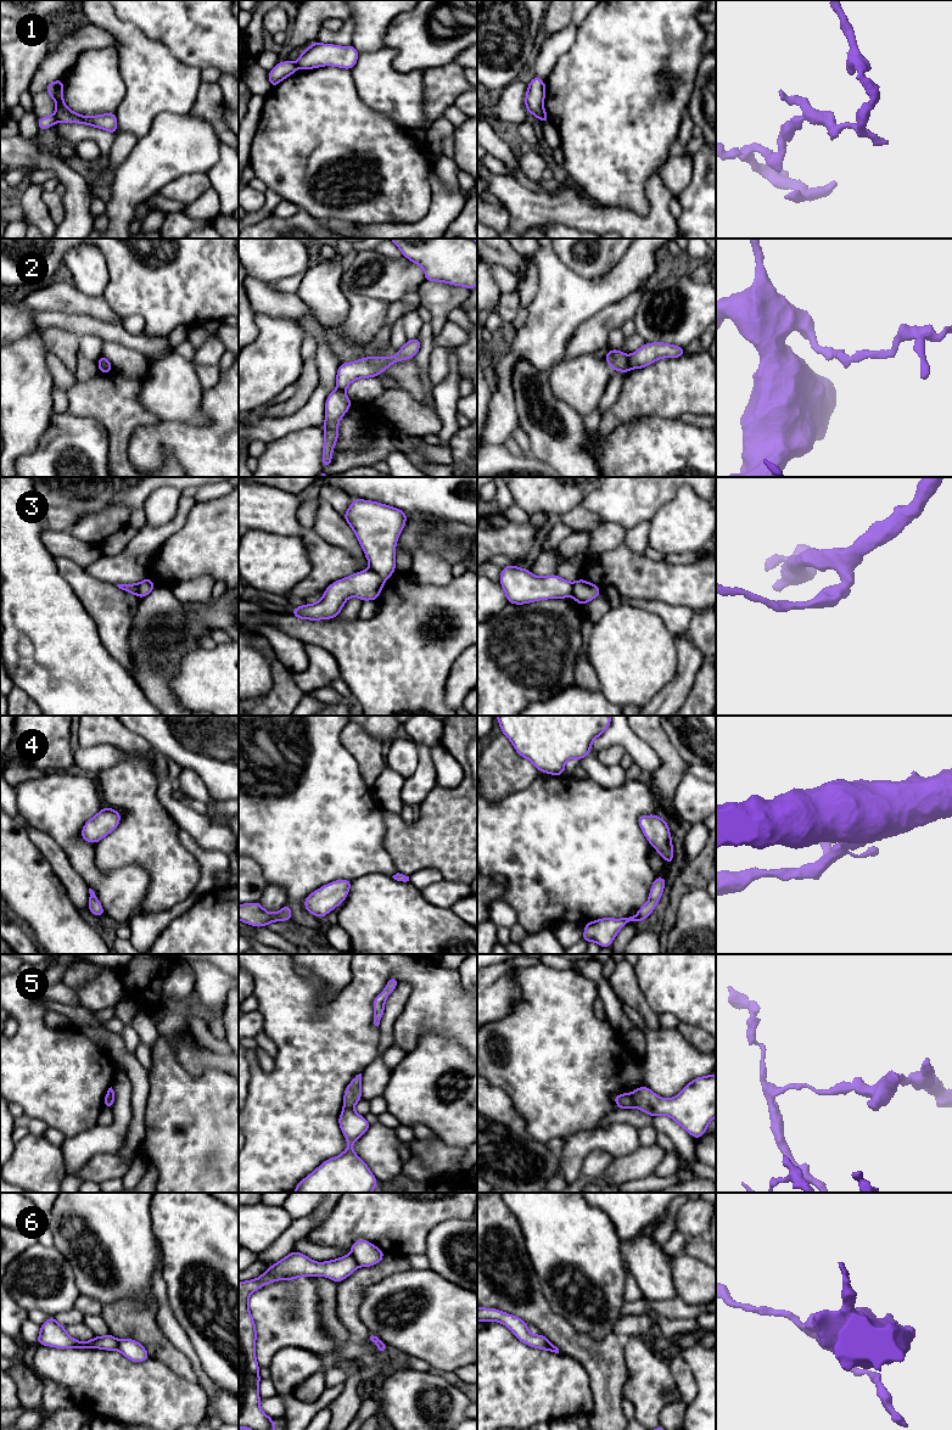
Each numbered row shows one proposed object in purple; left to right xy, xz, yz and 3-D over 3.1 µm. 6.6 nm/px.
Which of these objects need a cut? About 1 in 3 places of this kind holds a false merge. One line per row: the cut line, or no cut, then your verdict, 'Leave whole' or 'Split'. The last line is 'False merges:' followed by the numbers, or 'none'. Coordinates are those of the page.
1: Split along xy (54, 115), (57, 121). Split
2: Split along yz (627, 357), (630, 369). Split
3: Split along xz (370, 567), (385, 579). Split
4: No split. Leave whole
5: Split along yz (631, 1094), (634, 1105). Split
6: Split along xz (351, 1254), (358, 1266). Split
False merges: 1, 2, 3, 5, 6

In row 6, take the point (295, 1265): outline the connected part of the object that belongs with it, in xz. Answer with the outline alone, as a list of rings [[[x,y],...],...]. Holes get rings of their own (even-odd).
[[[290,1252],[252,1280],[239,1282],[239,1429],[275,1430],[275,1423],[259,1407],[261,1376],[256,1359],[256,1324],[248,1308],[251,1294],[275,1280],[324,1275],[341,1283],[358,1268],[352,1255],[314,1262],[301,1252]]]

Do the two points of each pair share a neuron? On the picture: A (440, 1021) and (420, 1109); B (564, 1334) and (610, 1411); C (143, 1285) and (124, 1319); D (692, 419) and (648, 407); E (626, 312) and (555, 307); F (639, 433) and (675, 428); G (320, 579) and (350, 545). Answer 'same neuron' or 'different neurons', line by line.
A: different neurons
B: same neuron
C: different neurons
D: different neurons
E: different neurons
F: same neuron
G: different neurons

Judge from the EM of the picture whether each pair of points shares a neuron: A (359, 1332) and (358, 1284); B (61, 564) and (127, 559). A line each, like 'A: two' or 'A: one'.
A: one
B: two

